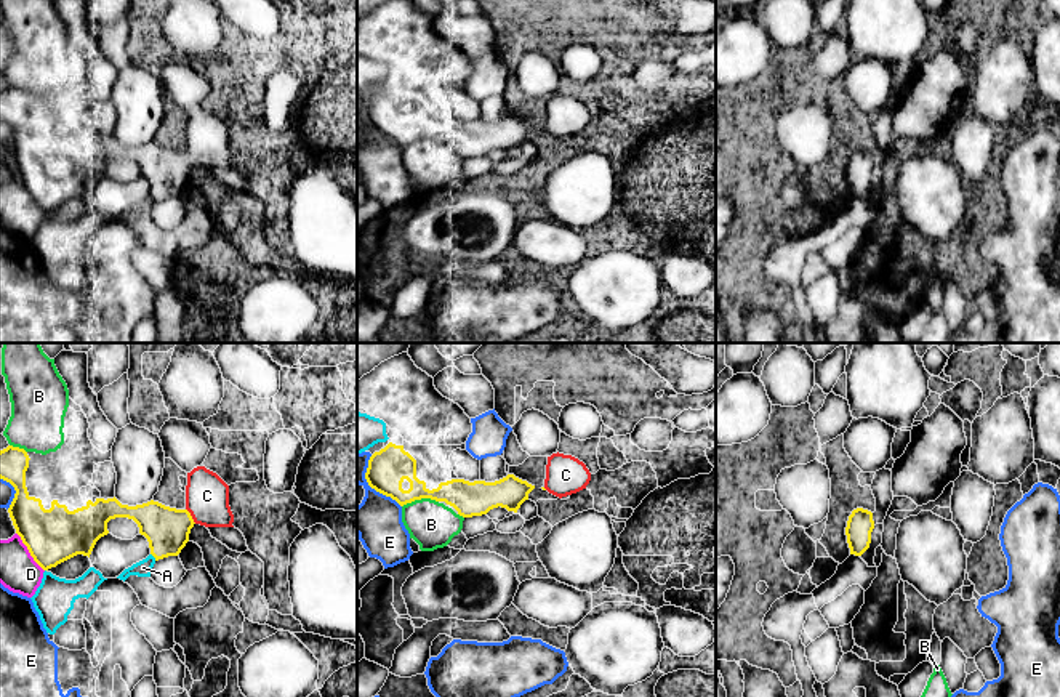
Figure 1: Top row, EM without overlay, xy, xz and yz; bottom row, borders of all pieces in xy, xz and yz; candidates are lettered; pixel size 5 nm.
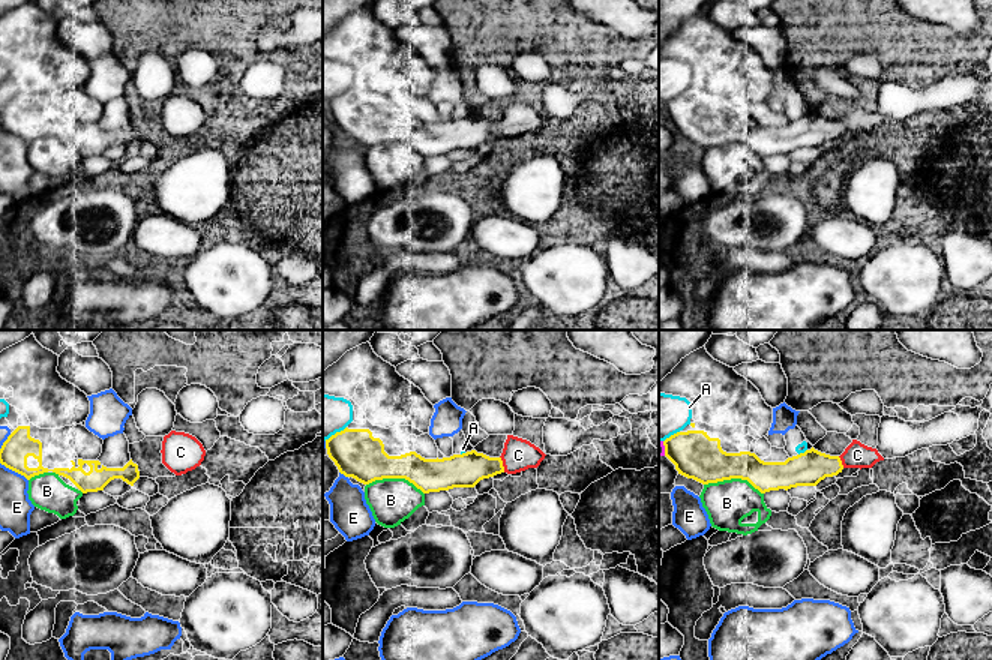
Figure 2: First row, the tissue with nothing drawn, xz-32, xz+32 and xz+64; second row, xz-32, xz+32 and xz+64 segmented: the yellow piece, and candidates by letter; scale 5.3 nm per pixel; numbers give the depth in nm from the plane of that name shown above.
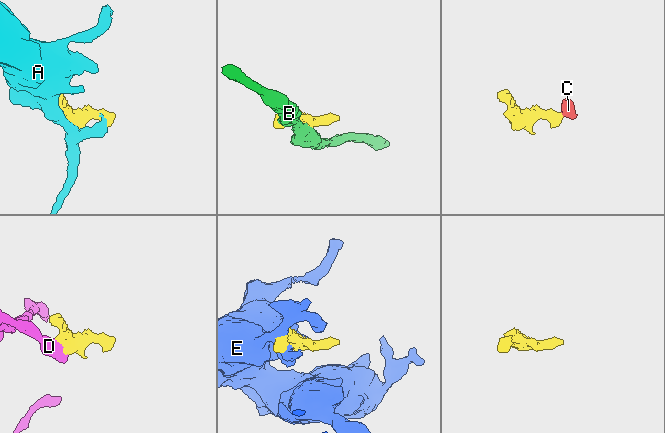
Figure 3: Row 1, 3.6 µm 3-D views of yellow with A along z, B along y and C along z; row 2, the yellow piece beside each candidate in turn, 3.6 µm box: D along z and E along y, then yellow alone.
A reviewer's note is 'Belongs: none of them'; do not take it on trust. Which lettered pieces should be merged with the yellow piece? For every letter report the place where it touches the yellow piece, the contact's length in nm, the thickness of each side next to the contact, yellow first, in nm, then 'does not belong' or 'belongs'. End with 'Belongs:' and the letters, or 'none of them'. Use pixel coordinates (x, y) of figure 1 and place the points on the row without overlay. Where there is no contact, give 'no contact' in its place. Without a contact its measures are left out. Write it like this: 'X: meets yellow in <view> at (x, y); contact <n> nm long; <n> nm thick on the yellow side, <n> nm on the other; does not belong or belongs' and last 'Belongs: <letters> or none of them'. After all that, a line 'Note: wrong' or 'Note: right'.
A: meets yellow in xy at (152, 196); contact 50 nm long; 220 nm thick on the yellow side, 80 nm on the other; does not belong
B: meets yellow in xz at (420, 140); contact 190 nm long; 200 nm thick on the yellow side, 240 nm on the other; does not belong
C: meets yellow in xy at (191, 157); contact 90 nm long; 220 nm thick on the yellow side, 220 nm on the other; belongs
D: meets yellow in xy at (29, 193); contact 240 nm long; 280 nm thick on the yellow side, 190 nm on the other; does not belong
E: meets yellow in xz at (370, 127); contact 300 nm long; 200 nm thick on the yellow side, 240 nm on the other; does not belong
Belongs: C
Note: wrong

